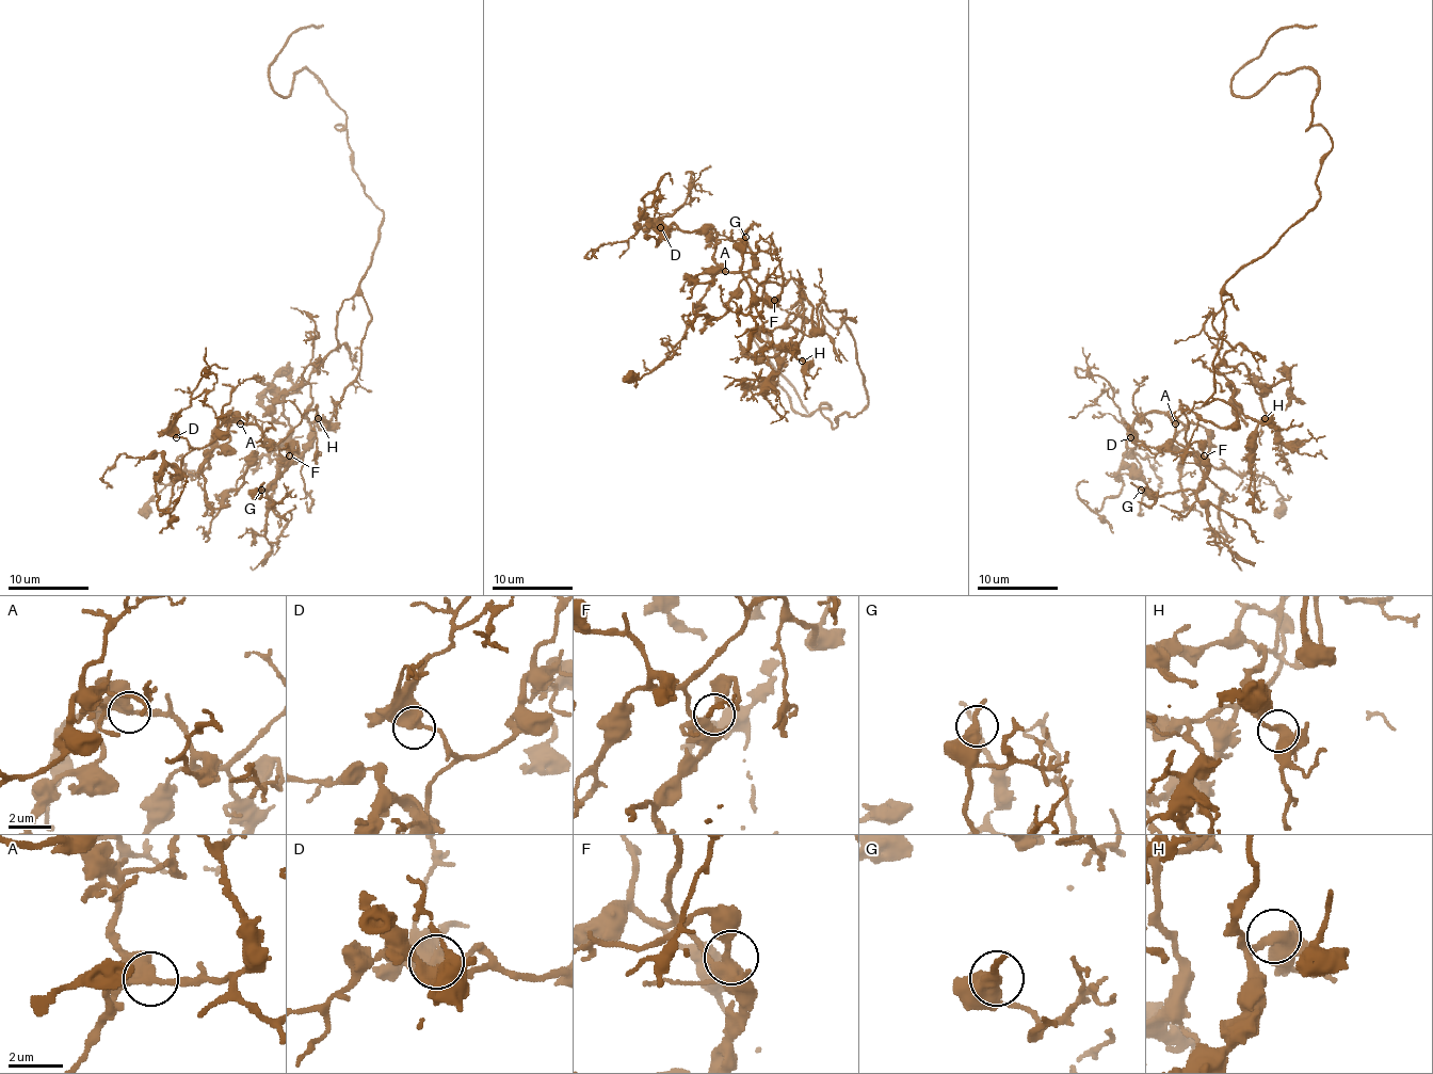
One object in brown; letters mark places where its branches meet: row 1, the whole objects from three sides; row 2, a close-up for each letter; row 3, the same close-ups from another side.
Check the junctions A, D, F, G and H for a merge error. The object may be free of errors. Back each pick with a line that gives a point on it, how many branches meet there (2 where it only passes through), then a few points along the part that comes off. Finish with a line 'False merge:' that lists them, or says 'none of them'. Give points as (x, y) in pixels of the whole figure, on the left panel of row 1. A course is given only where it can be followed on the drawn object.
False merge: none of them

